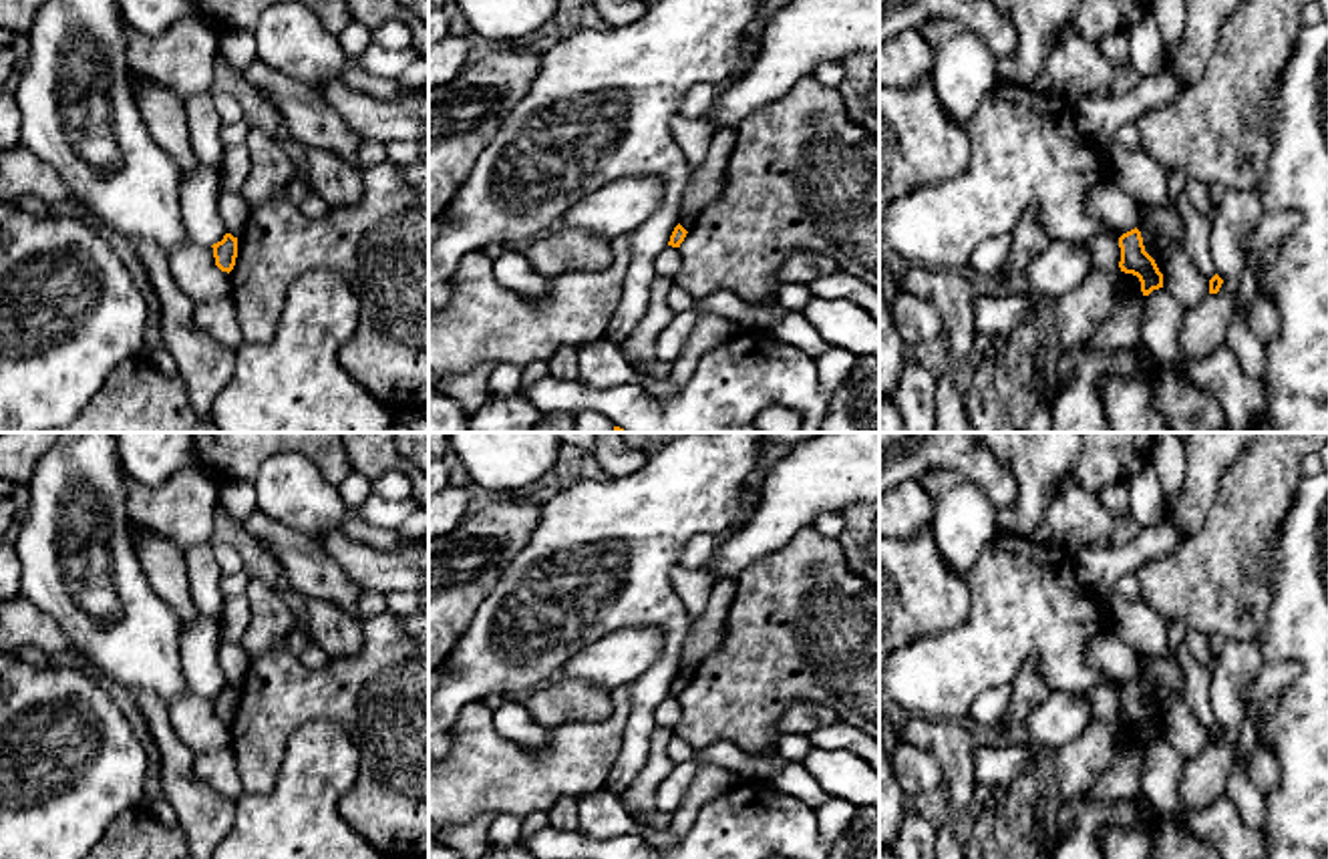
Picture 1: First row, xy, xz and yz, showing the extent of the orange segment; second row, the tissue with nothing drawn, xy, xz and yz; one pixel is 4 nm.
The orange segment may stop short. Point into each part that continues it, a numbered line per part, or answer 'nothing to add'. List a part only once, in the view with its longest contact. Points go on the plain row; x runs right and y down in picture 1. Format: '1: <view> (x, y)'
nothing to add

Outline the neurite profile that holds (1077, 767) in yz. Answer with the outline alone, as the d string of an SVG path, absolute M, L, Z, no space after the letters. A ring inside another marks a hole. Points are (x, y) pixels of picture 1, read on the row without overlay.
M1091 718L1078 738L1054 754L1054 799L1056 807L1091 793L1125 736L1121 718Z

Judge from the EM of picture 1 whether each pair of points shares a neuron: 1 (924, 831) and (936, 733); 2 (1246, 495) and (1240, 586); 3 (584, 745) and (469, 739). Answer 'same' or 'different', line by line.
1: different
2: same
3: same

